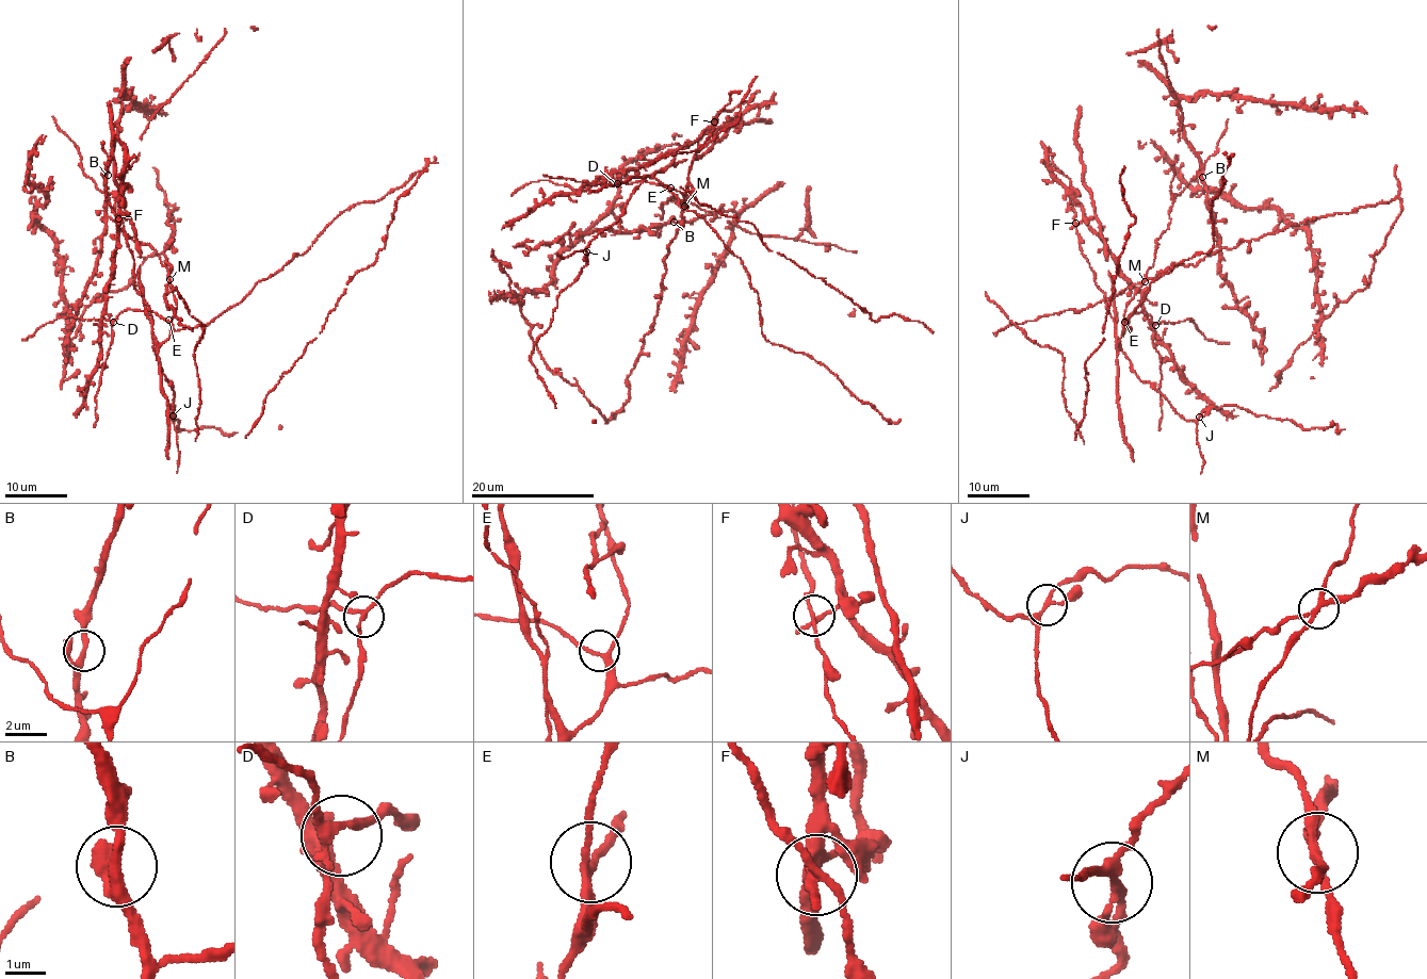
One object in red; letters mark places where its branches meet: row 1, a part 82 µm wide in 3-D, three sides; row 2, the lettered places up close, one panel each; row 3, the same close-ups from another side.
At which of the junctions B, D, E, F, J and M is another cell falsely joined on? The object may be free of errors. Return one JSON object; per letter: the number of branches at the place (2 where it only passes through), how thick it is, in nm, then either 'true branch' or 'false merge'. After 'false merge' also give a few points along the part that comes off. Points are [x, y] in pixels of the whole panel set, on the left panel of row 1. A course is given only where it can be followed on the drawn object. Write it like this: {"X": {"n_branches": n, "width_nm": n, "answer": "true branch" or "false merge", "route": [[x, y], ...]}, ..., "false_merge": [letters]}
{"B": {"n_branches": 3, "width_nm": 240, "answer": "true branch"}, "D": {"n_branches": 3, "width_nm": 190, "answer": "true branch"}, "E": {"n_branches": 3, "width_nm": 170, "answer": "true branch"}, "F": {"n_branches": 4, "width_nm": 200, "answer": "true branch"}, "J": {"n_branches": 4, "width_nm": 200, "answer": "true branch"}, "M": {"n_branches": 4, "width_nm": 190, "answer": "false merge", "route": [[168, 278], [163, 251], [177, 209], [165, 204], [174, 228], [163, 250], [86, 307], [66, 378], [79, 370]]}, "false_merge": ["M"]}

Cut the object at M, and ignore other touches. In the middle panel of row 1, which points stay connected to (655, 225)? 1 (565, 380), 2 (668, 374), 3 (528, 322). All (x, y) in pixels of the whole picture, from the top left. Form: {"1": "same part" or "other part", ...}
{"1": "other part", "2": "same part", "3": "other part"}

